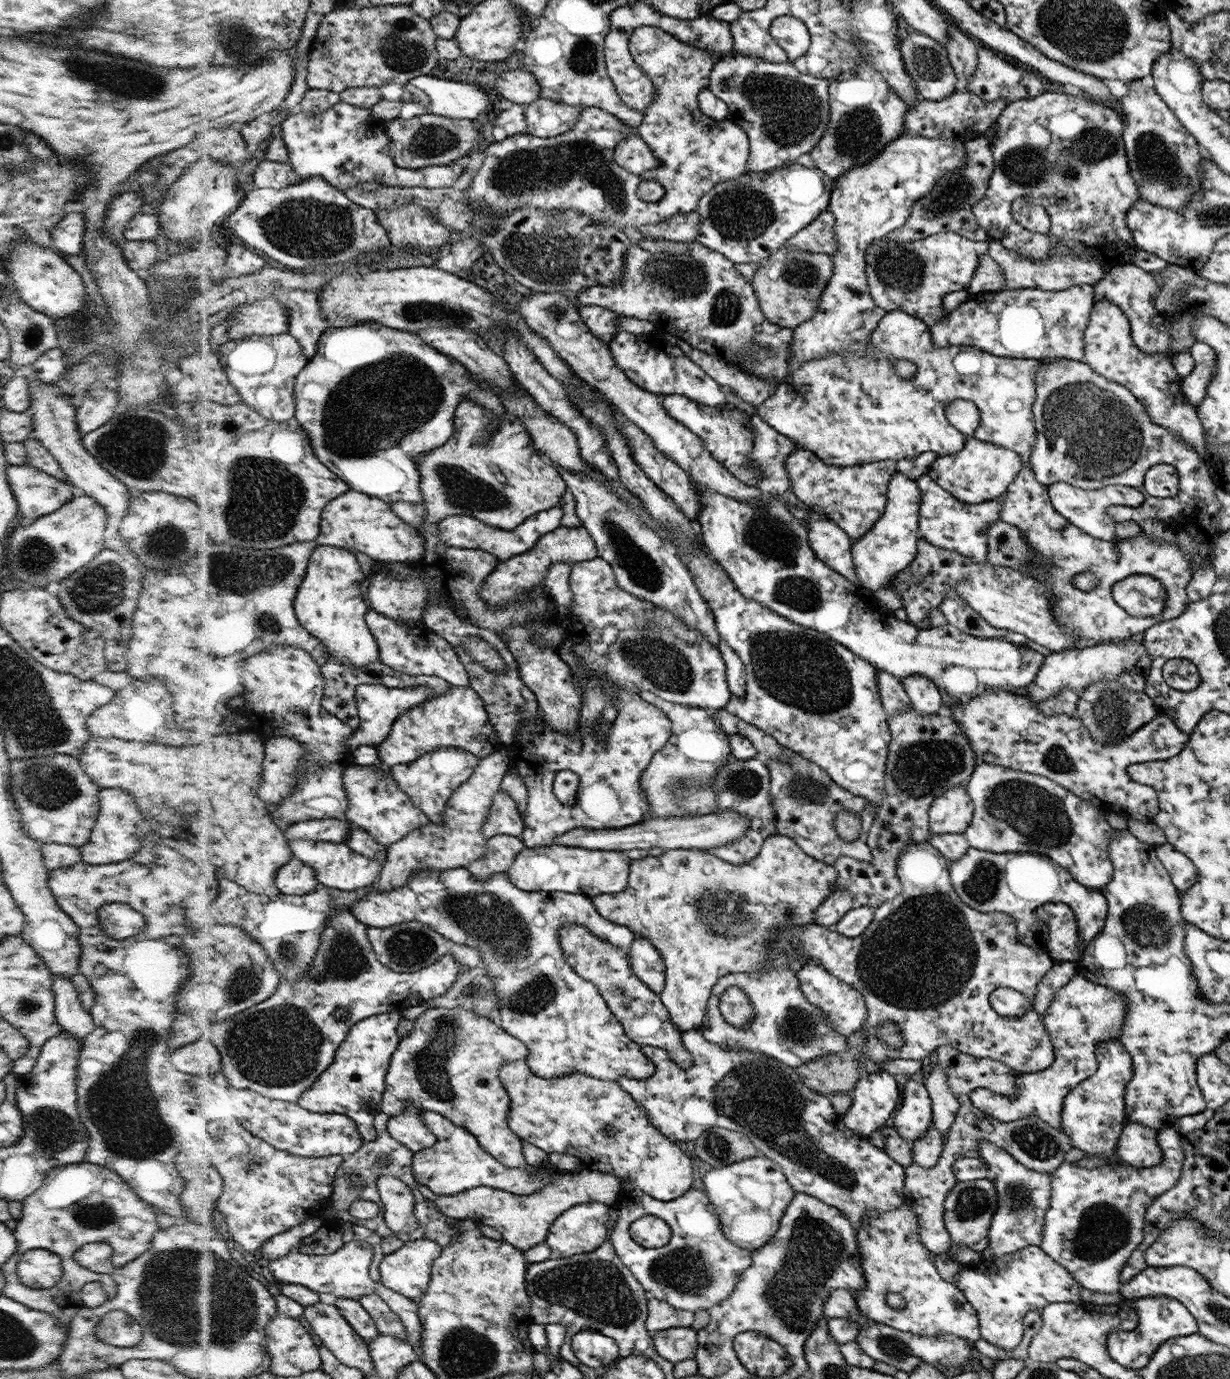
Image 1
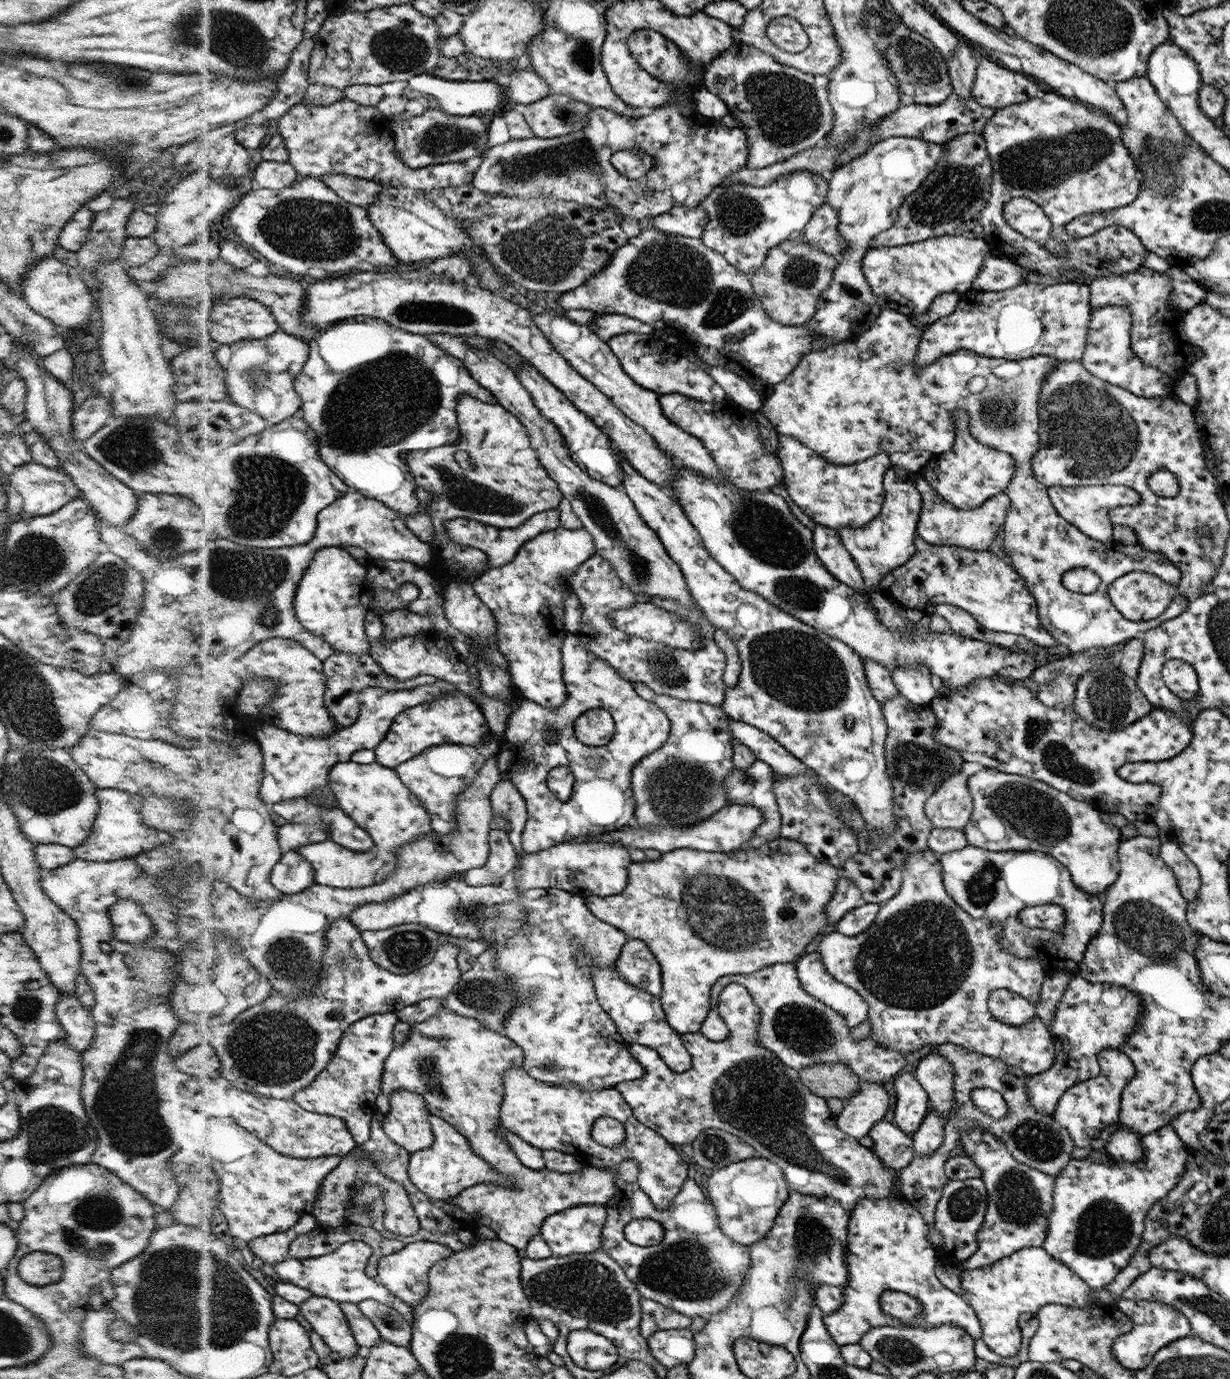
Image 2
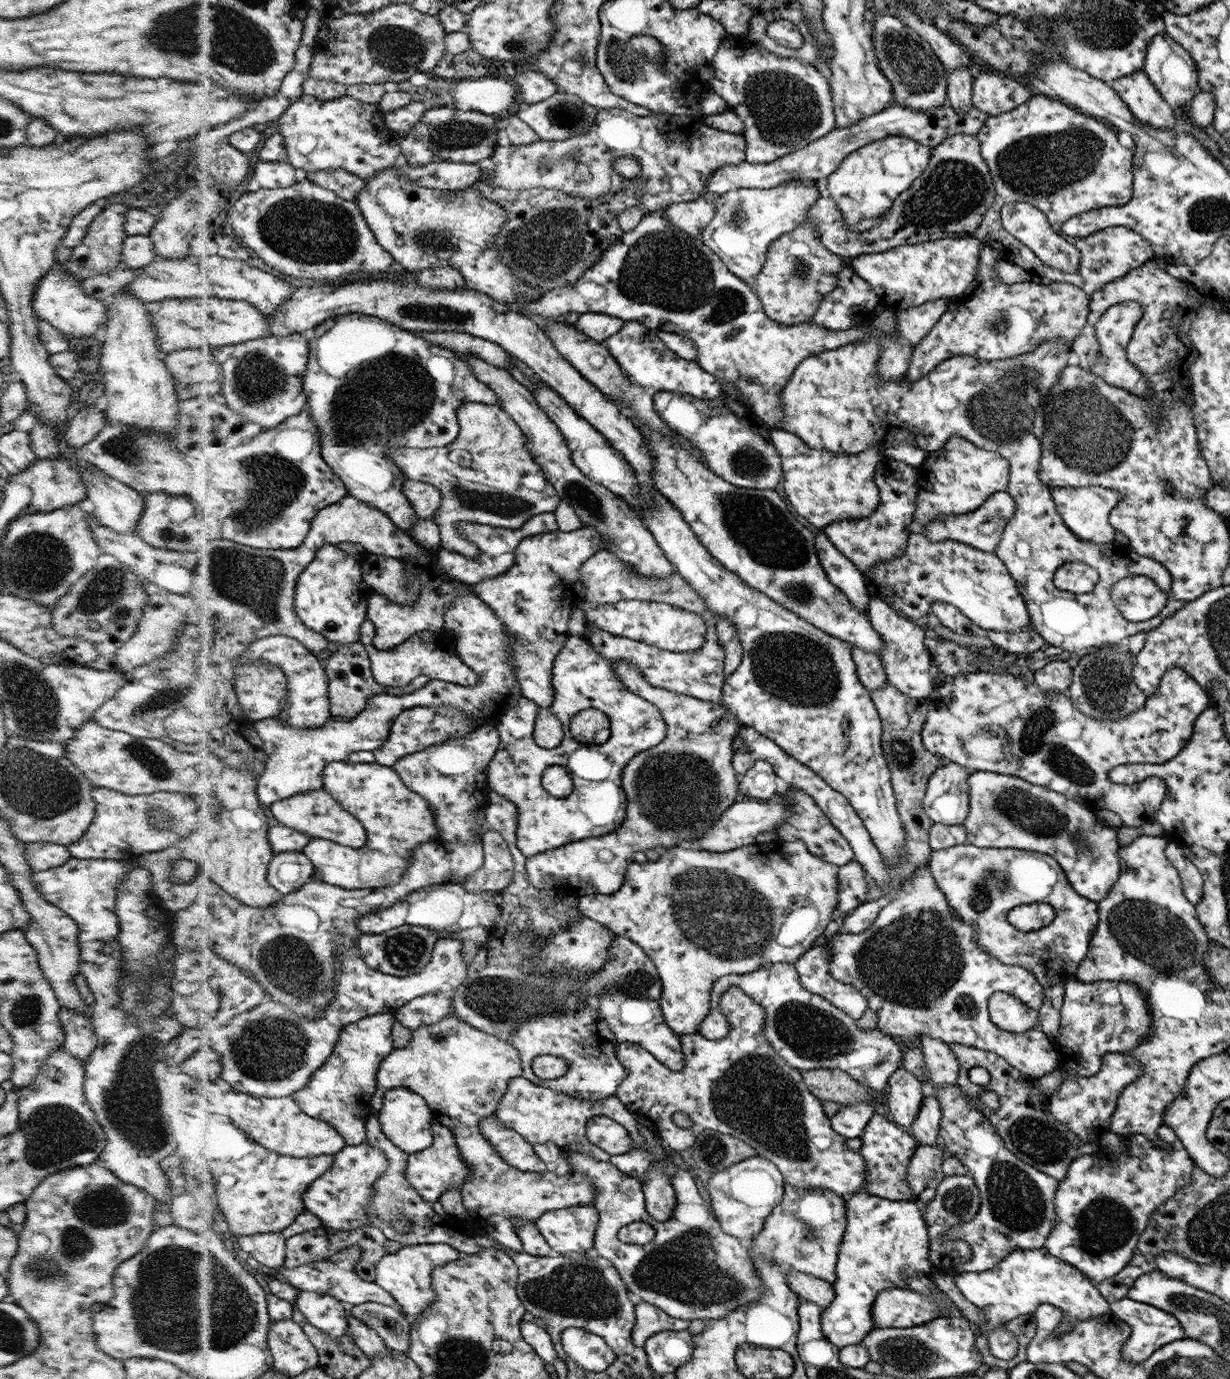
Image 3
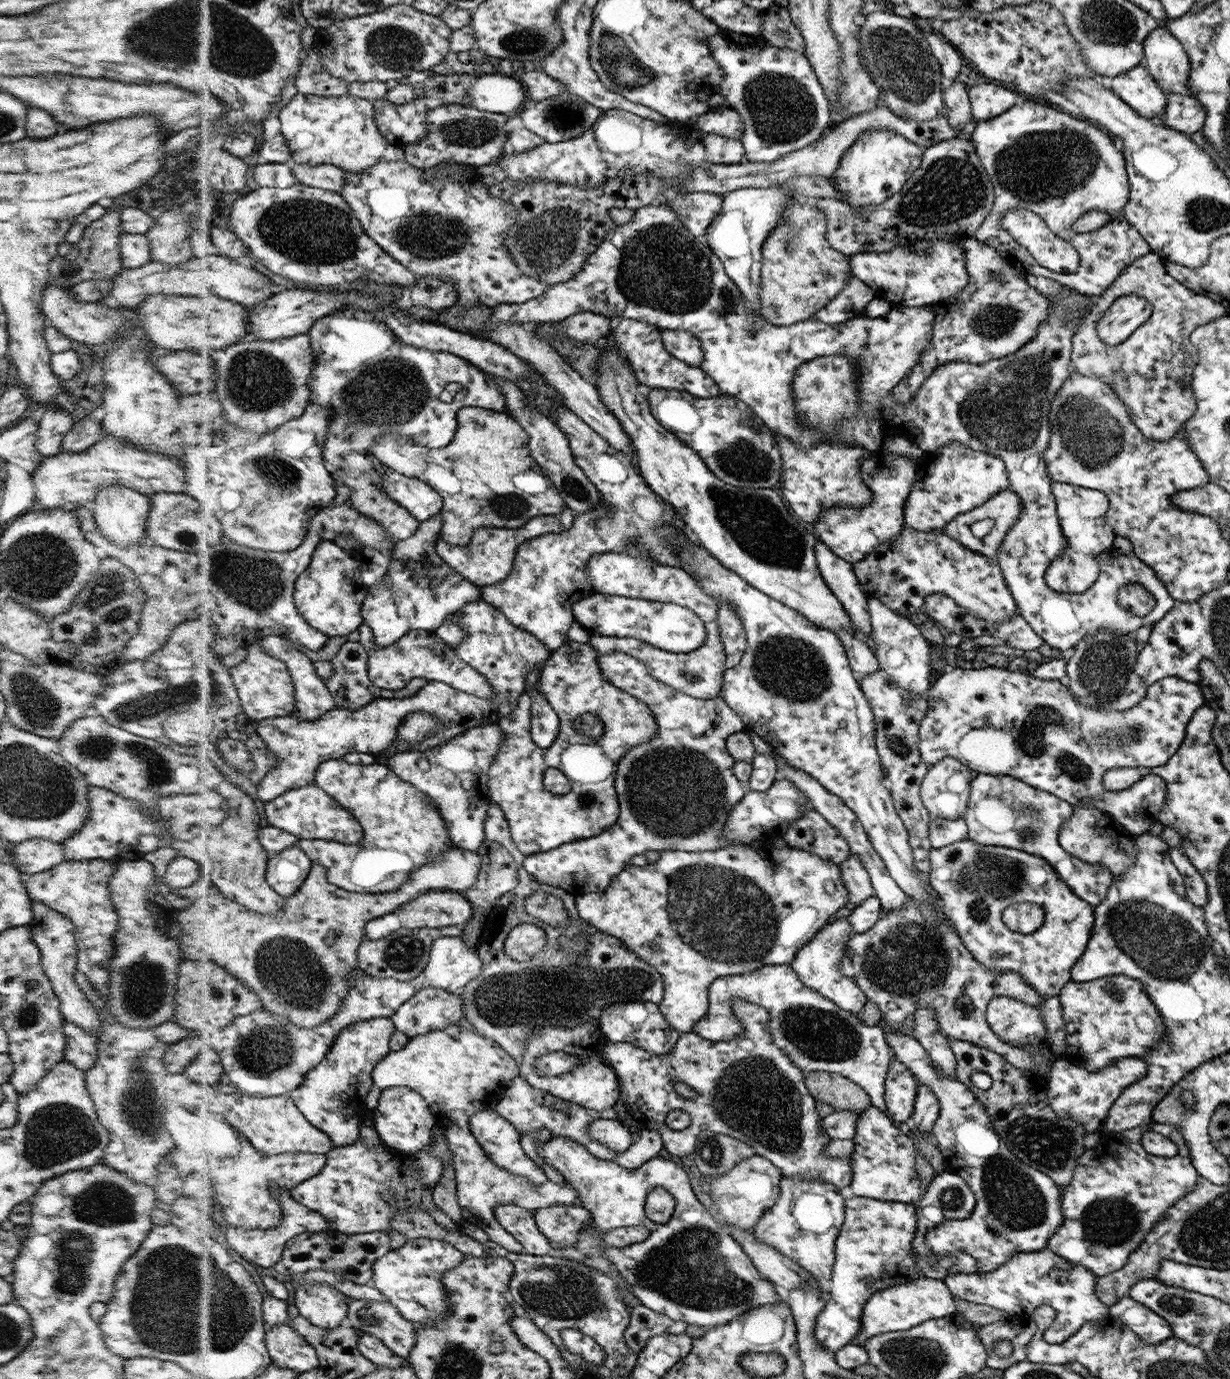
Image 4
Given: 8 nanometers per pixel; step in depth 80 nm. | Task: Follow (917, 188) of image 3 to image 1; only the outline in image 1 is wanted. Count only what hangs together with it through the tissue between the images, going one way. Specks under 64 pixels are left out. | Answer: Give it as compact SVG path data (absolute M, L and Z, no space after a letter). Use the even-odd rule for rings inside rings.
M983 136L963 142L968 150L968 166L960 172L944 176L922 200L916 200L910 218L896 231L884 237L893 242L912 242L938 233L956 233L973 241L987 241L989 236L978 224L972 208L986 195L989 180L994 173L995 163L989 142ZM828 211L820 214L812 224L788 239L784 247L796 247L805 251L833 255L839 248L835 235L835 215Z

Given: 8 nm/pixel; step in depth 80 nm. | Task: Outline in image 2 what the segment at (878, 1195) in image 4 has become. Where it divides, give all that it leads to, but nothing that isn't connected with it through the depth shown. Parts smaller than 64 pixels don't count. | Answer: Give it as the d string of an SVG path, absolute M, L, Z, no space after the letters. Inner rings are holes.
M880 1120L869 1132L873 1140L871 1150L884 1162L884 1167L892 1169L895 1174L892 1194L901 1198L903 1192L900 1180L901 1171L914 1159L914 1143L908 1135L893 1123Z

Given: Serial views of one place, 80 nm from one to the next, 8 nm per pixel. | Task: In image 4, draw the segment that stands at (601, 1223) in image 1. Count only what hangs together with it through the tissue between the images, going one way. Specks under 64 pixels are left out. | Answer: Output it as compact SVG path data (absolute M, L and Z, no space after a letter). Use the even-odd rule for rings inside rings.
M579 1204L537 1208L534 1220L554 1251L575 1245L580 1238L580 1232L594 1224L591 1212Z

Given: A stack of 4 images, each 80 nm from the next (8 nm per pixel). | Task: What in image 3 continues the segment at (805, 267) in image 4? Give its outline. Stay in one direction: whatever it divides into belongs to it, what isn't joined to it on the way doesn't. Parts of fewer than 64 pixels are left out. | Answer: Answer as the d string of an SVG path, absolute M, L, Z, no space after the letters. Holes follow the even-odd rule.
M808 218L794 231L784 233L770 245L766 261L753 288L767 316L780 325L813 320L823 299L838 286L839 273L846 264L845 257L833 253L823 244L813 220Z

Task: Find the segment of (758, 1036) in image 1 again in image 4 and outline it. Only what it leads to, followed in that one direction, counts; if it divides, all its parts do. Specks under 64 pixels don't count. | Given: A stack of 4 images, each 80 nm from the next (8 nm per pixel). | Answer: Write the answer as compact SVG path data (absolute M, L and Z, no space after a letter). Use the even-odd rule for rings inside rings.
M776 964L716 979L710 986L708 1012L691 1031L708 1040L725 1043L739 1036L743 1030L733 1013L733 1000L737 998L768 1009L773 1040L806 1074L816 1071L841 1074L864 1089L871 1107L887 1115L886 1078L895 1056L882 1026L865 1025L857 1015L808 988L791 964Z

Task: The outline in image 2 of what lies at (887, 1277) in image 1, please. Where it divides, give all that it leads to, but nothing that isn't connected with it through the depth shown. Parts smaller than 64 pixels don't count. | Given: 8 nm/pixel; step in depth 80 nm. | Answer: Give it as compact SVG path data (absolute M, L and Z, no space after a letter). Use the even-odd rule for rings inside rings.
M863 1198L855 1204L850 1214L850 1238L847 1242L847 1271L848 1282L843 1286L843 1301L839 1309L831 1315L823 1317L832 1340L841 1347L861 1342L869 1331L876 1327L926 1327L934 1328L940 1325L954 1325L966 1329L970 1336L980 1339L983 1327L975 1309L952 1290L944 1287L936 1275L934 1267L937 1265L938 1254L931 1241L930 1230L924 1216L901 1198L877 1199ZM897 1290L915 1296L923 1306L923 1312L913 1322L901 1322L893 1316L883 1313L882 1294L884 1291Z

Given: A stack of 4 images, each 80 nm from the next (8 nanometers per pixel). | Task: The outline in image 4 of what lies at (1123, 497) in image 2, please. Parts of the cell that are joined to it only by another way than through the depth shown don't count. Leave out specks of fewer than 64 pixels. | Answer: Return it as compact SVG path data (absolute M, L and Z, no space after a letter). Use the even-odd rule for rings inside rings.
M1054 482L1054 495L1067 549L1047 568L1046 583L1058 593L1074 594L1077 597L1086 592L1100 574L1095 556L1111 549L1115 542L1116 533L1106 523L1109 501L1107 494L1099 490L1063 482Z

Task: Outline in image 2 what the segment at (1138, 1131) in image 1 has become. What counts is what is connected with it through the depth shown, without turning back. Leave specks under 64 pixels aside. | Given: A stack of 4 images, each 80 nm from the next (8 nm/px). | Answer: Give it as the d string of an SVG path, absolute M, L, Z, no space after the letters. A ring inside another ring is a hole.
M1120 1129L1107 1142L1104 1151L1117 1161L1140 1162L1144 1160L1142 1138L1144 1135L1130 1131L1130 1129Z

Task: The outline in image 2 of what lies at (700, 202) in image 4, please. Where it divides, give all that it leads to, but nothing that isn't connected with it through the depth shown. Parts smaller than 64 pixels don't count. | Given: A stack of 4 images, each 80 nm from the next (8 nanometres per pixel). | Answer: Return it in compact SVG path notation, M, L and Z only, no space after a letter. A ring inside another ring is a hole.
M701 205L696 208L688 206L676 206L670 212L664 212L663 215L655 216L647 223L641 224L642 229L654 227L665 233L672 233L678 236L687 236L699 239L708 222L708 213Z

